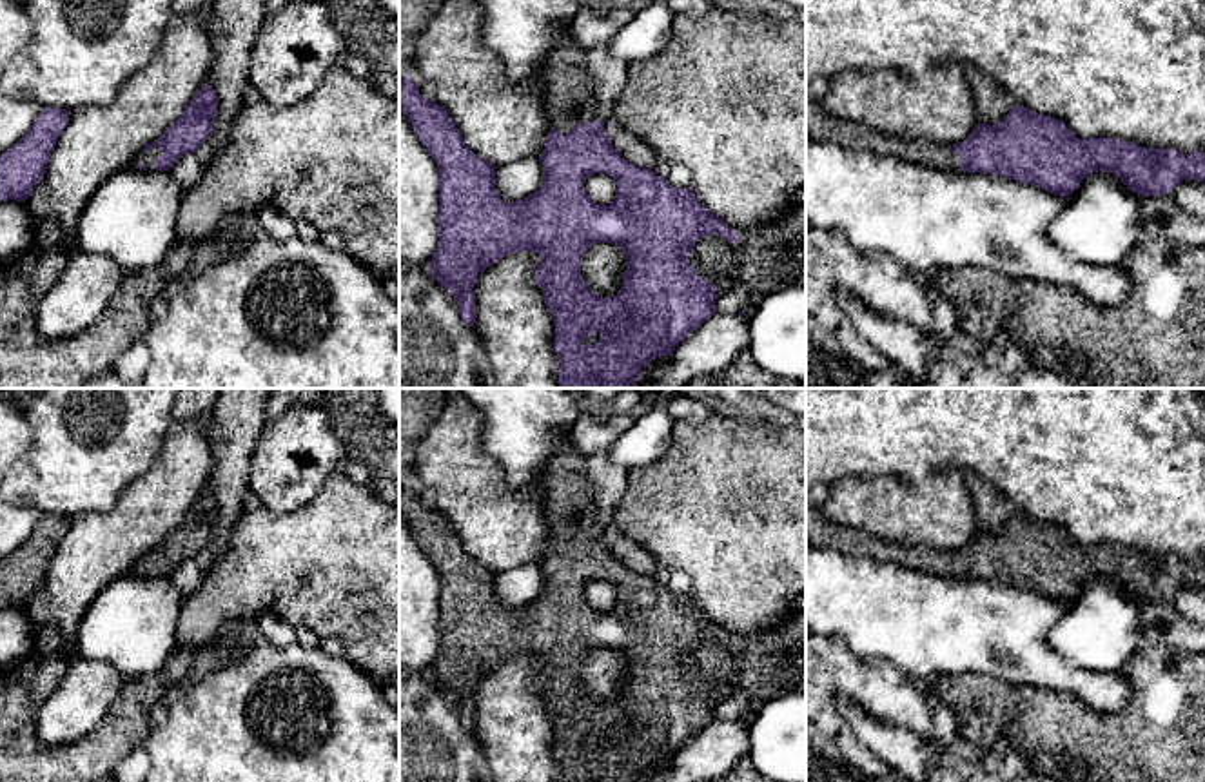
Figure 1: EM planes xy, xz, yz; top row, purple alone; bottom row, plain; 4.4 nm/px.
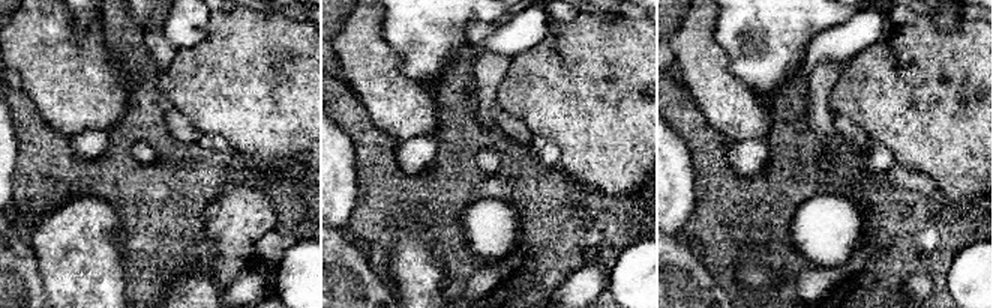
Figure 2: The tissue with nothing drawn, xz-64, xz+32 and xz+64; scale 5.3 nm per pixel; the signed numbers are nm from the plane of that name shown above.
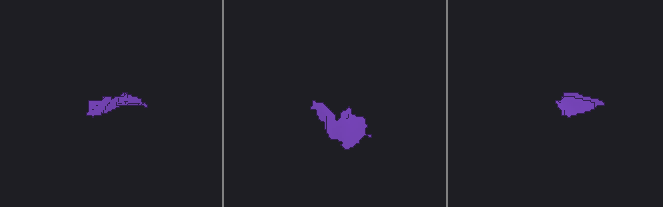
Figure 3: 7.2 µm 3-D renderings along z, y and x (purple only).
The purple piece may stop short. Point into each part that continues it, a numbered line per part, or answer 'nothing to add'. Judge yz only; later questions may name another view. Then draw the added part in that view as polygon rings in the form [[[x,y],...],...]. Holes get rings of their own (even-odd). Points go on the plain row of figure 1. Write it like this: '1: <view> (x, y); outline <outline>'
1: yz (821, 532); outline [[[806,499],[806,546],[835,548],[847,555],[871,555],[878,561],[889,561],[940,577],[960,577],[962,562],[953,552],[936,552],[927,546],[904,546],[889,543],[833,523],[824,515],[822,506]]]

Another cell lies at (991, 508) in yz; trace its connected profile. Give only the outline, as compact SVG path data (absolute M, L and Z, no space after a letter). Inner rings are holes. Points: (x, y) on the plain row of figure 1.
M965 474L965 484L971 495L971 506L976 513L978 528L984 532L994 532L996 526L1004 526L1014 508L1002 497L1002 494L978 474Z

